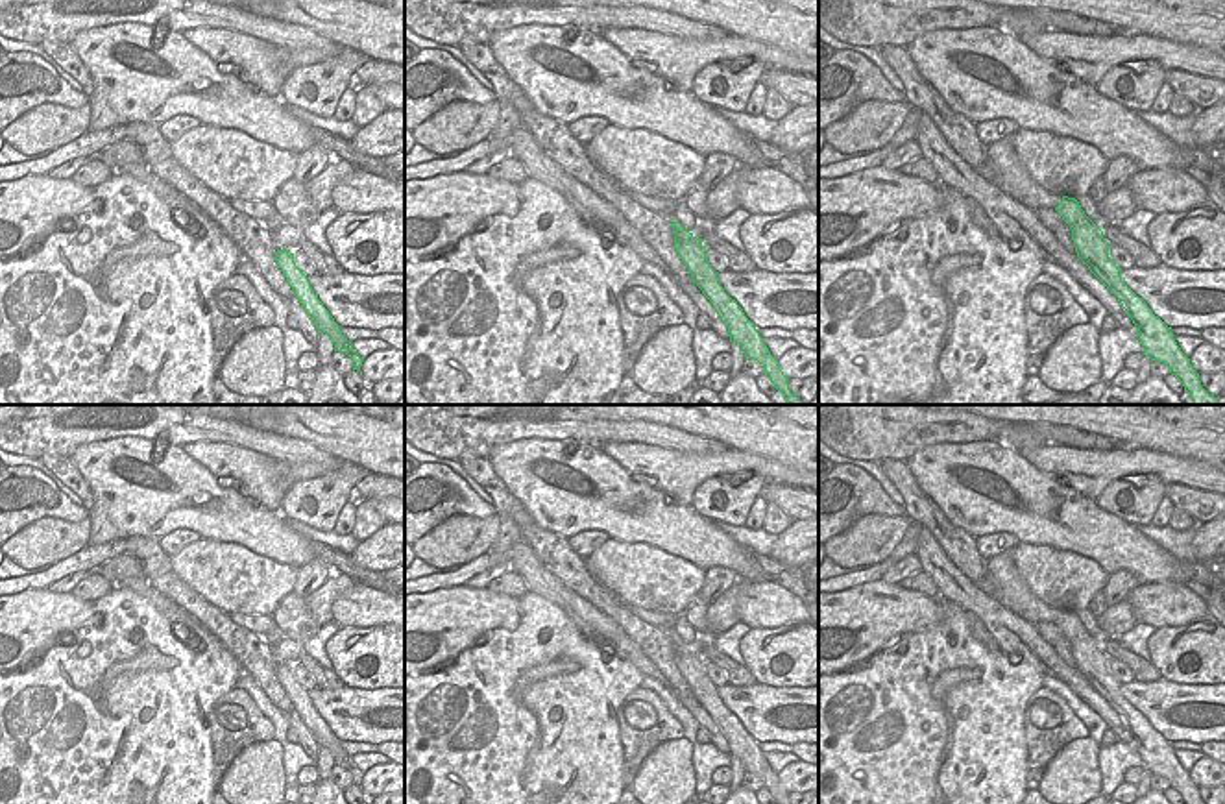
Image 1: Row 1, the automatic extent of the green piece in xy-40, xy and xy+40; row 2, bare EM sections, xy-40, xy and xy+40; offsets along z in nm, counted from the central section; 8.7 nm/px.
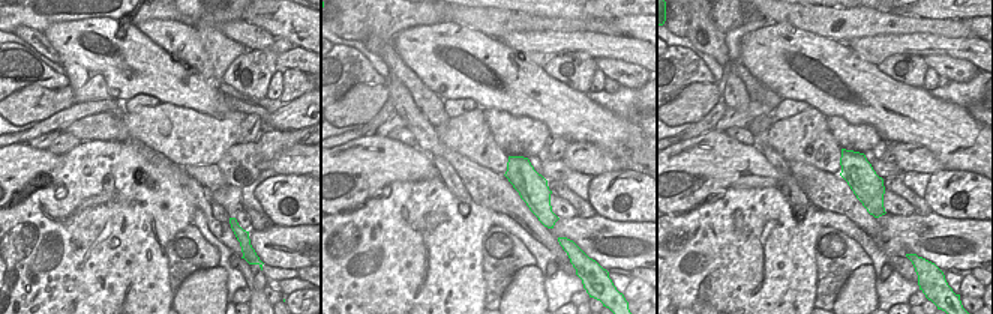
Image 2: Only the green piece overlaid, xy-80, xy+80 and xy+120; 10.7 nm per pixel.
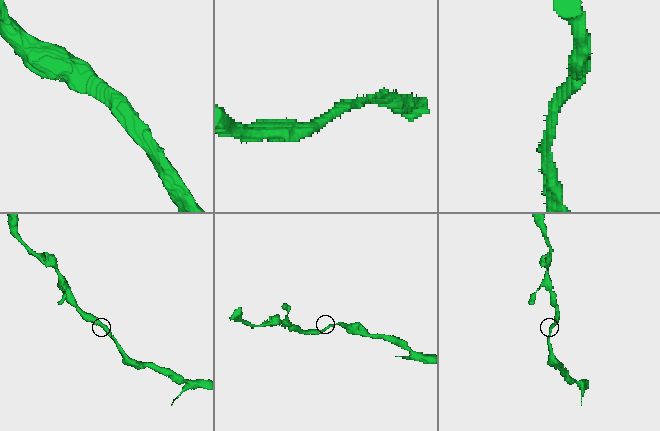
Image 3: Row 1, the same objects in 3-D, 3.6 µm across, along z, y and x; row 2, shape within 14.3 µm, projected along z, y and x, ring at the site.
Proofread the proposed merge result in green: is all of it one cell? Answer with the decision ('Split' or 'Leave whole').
Leave whole

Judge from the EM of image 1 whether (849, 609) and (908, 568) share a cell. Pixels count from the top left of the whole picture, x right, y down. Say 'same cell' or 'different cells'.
different cells

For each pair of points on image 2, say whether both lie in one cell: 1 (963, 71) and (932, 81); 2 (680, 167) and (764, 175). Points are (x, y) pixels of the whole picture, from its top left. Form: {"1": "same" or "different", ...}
{"1": "different", "2": "same"}

